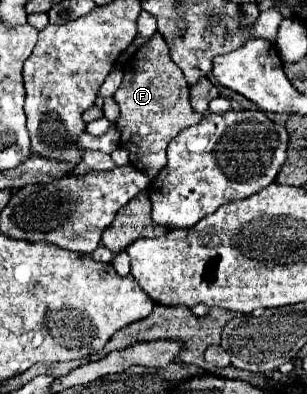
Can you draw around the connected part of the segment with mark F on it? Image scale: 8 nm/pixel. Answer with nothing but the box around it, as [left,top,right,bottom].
[115,33,203,179]

